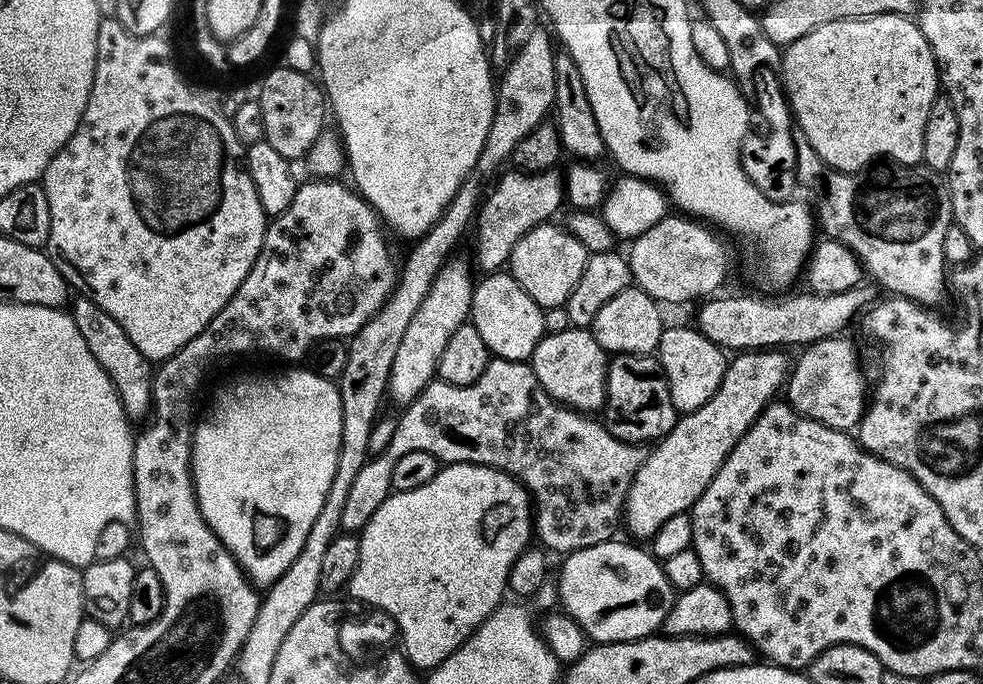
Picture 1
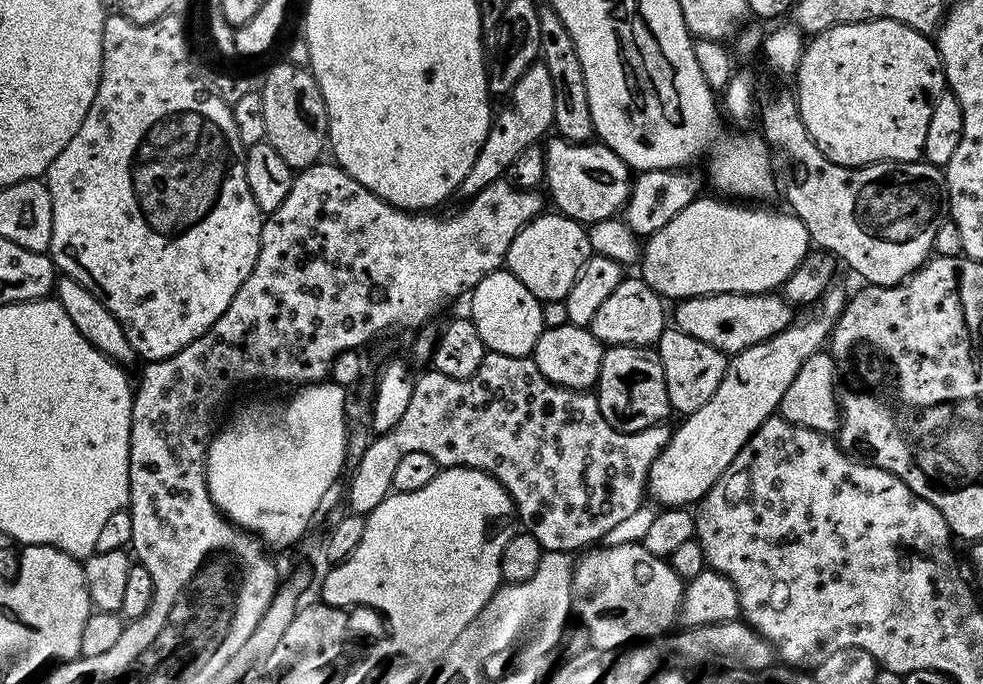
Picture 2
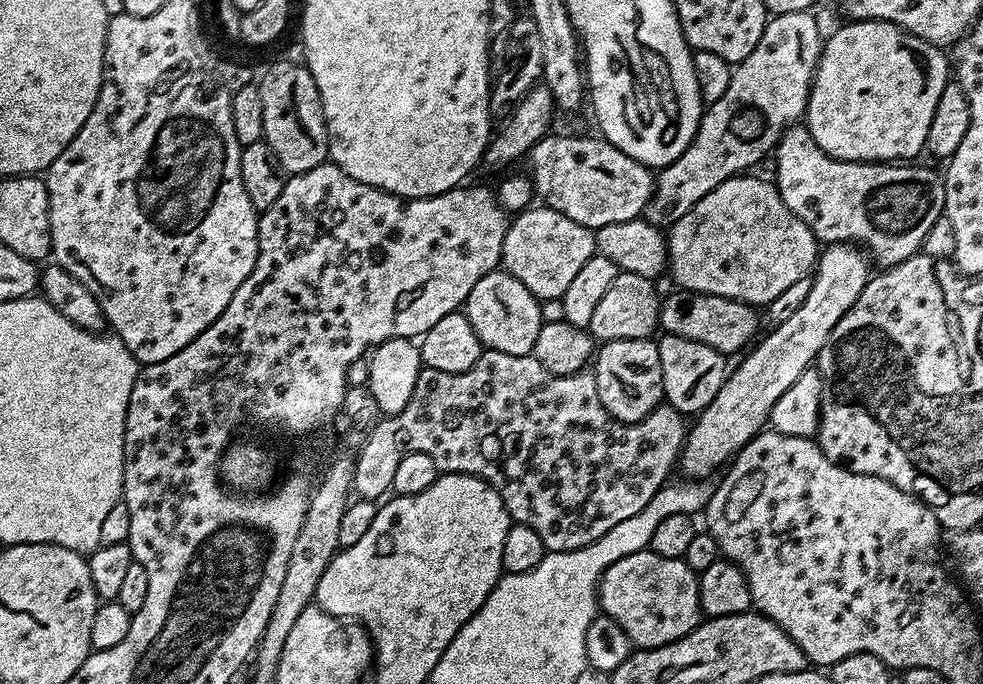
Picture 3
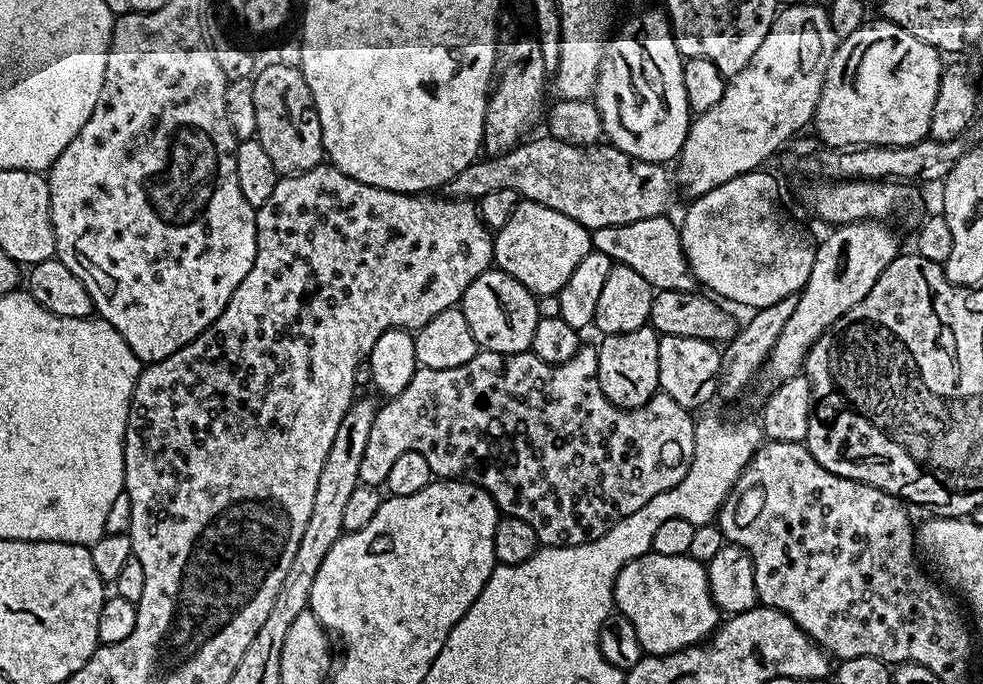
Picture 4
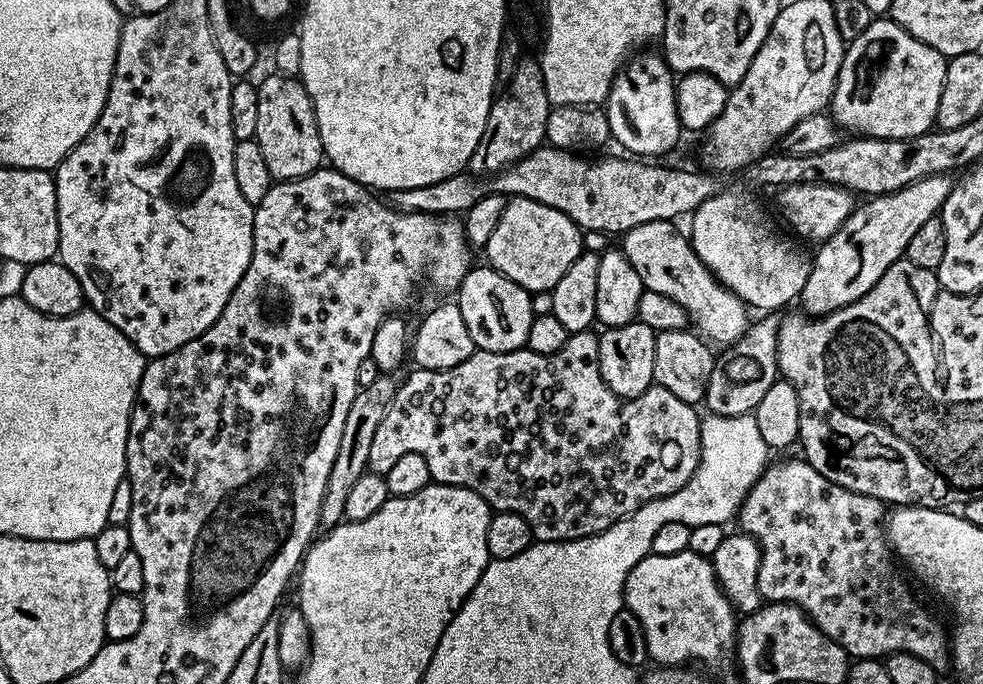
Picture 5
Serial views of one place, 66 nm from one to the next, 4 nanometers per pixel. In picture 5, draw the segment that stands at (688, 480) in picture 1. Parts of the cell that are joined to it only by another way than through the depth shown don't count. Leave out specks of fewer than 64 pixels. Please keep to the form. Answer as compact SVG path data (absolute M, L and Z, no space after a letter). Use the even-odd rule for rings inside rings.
M931 176L897 192L865 199L861 208L853 207L846 222L811 257L810 278L806 278L806 286L798 297L799 303L804 303L803 311L815 318L858 302L886 274L888 267L907 253L910 238L943 208L952 185L948 176Z

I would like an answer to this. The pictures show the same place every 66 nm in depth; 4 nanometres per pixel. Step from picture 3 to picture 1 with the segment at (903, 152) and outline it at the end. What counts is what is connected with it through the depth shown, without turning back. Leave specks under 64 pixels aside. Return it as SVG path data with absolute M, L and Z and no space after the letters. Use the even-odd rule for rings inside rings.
M878 14L877 16L867 16L861 20L826 22L826 26L818 26L818 30L810 30L810 34L787 45L783 49L782 55L784 57L782 69L784 92L788 96L788 104L792 108L795 127L798 129L799 135L805 136L810 142L810 146L814 146L814 150L818 154L818 158L822 158L822 162L826 162L839 172L858 172L881 158L888 162L909 166L921 163L922 134L926 134L926 118L930 114L930 106L934 106L941 82L940 73L936 70L934 54L915 19L898 14Z

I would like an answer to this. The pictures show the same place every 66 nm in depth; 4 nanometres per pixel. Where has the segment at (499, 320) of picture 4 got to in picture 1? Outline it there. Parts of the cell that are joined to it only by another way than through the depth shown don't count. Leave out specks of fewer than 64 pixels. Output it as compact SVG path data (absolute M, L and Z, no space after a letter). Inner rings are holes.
M497 270L485 275L483 279L484 281L481 284L479 281L472 290L471 324L476 327L478 334L482 334L482 342L486 342L488 351L493 357L502 360L527 361L531 357L534 346L538 346L538 342L546 334L544 309L536 305L534 298L530 298L530 294L526 294L526 290L522 290L522 286L518 286L518 282L507 271Z

